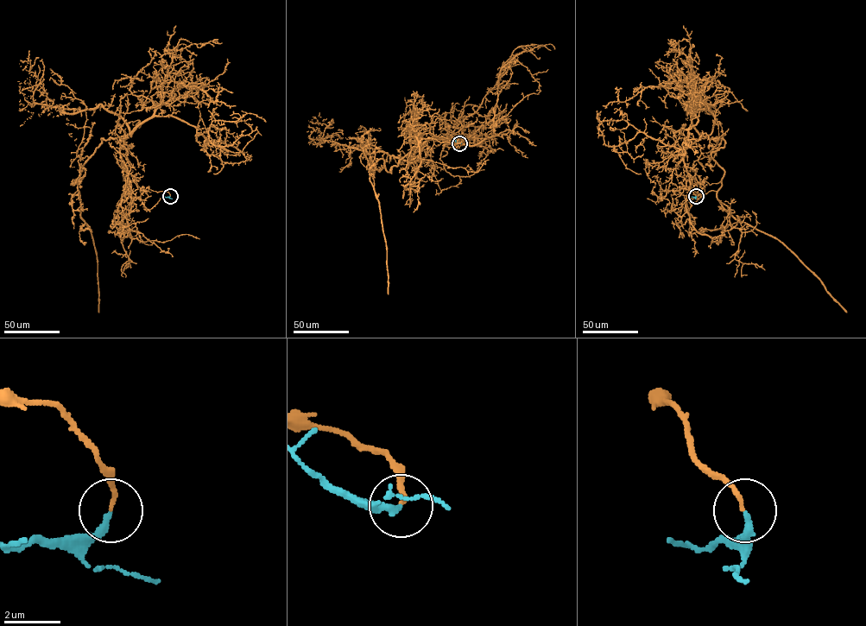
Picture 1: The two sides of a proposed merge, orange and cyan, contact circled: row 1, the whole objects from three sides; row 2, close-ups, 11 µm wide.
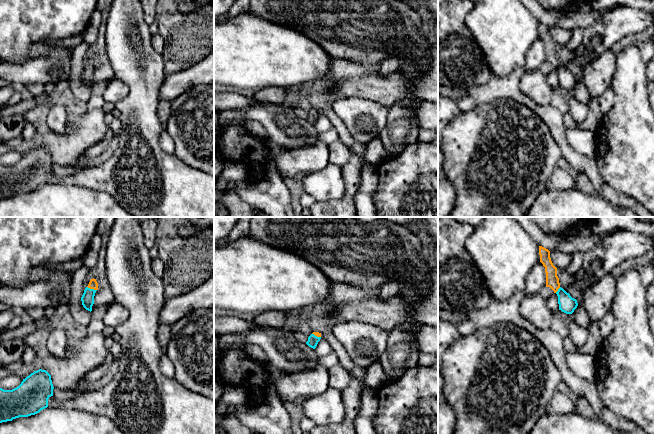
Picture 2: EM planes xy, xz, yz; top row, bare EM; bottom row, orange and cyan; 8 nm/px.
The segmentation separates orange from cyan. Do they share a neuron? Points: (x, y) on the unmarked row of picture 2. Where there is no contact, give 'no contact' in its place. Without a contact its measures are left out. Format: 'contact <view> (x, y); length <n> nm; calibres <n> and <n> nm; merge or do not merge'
contact xy (92, 64); length 90 nm; calibres 70 and 100 nm; merge

